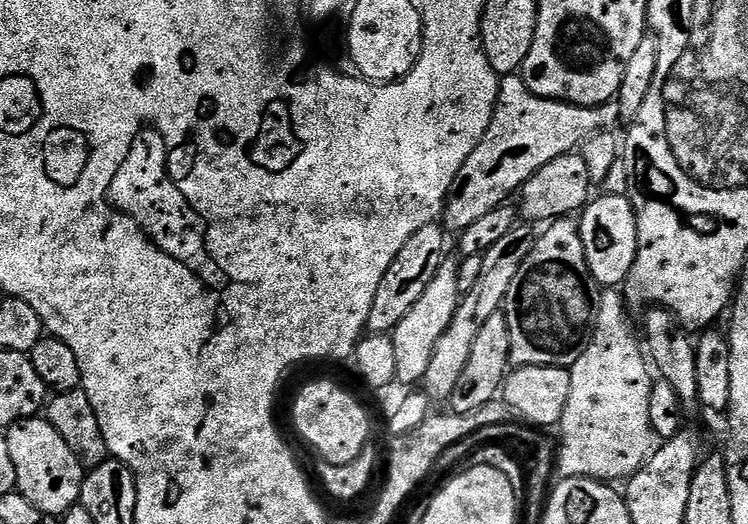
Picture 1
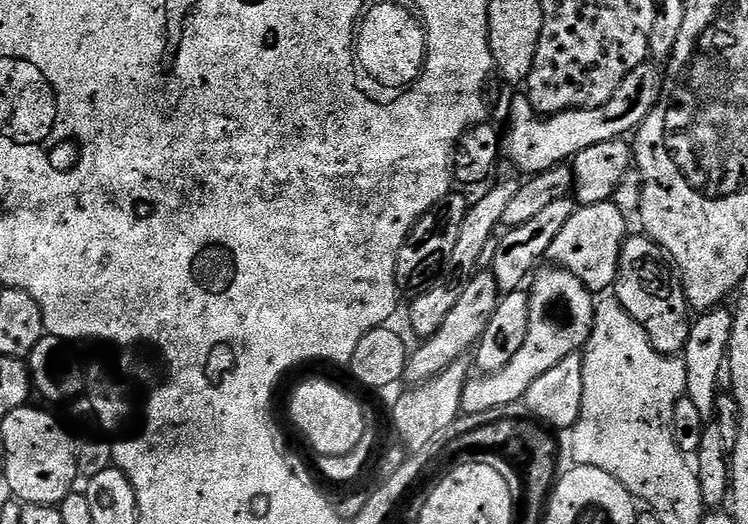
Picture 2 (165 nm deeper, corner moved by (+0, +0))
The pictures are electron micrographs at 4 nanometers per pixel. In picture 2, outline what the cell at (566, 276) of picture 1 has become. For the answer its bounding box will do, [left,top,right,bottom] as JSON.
[460,267,596,416]

